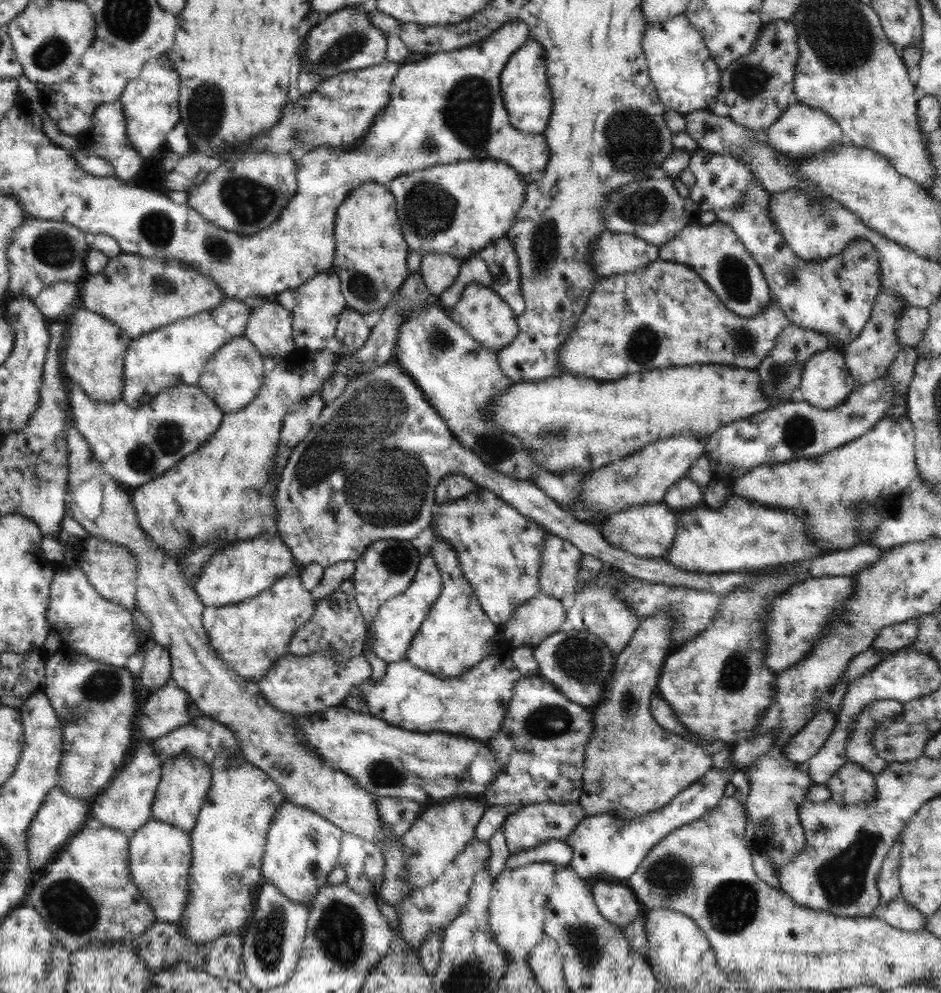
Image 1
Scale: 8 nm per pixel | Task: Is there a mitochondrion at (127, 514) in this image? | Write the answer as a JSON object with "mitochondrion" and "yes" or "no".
{"mitochondrion":"no"}

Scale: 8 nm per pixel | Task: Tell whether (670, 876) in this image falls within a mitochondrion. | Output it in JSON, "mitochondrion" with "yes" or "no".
{"mitochondrion":"yes"}

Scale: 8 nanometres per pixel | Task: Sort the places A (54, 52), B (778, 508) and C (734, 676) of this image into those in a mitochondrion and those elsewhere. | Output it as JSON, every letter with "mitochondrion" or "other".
{"A":"mitochondrion","B":"other","C":"mitochondrion"}

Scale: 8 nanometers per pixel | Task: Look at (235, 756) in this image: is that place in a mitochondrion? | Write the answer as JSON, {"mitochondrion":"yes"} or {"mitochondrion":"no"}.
{"mitochondrion":"no"}

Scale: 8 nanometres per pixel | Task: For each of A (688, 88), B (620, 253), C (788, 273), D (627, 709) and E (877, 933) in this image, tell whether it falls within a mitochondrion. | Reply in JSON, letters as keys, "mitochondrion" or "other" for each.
{"A":"other","B":"other","C":"mitochondrion","D":"mitochondrion","E":"other"}

